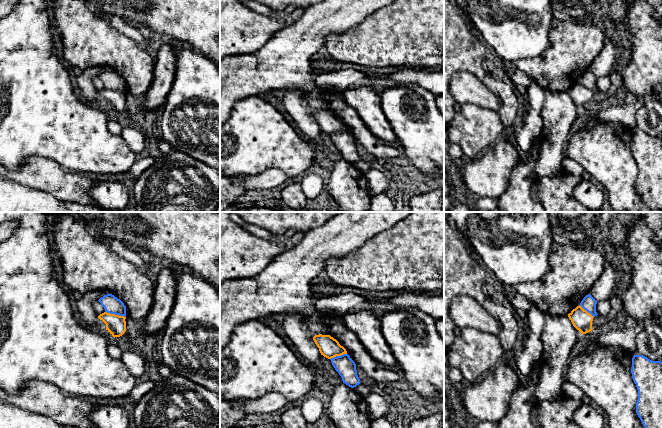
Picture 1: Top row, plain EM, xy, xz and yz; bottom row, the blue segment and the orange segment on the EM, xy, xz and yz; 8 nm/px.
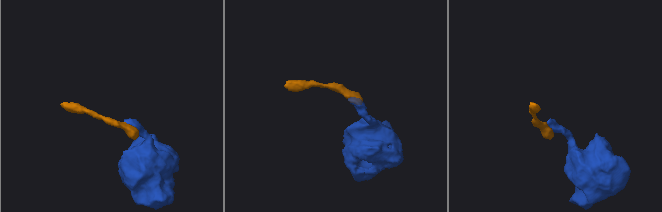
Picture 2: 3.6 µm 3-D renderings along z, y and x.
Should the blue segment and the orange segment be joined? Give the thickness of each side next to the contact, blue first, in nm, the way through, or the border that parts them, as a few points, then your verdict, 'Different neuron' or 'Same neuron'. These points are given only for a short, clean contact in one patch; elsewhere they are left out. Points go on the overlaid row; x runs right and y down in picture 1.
Thickness 140 nm (blue) against 160 nm. Boundary: xy (105, 311), (125, 317). Different neuron

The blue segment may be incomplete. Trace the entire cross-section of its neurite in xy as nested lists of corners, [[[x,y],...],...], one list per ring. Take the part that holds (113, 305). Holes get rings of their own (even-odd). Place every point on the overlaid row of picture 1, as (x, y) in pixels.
[[[104,295],[98,301],[104,307],[105,312],[126,317],[126,306],[114,295]]]

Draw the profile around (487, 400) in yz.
[[[500,362],[480,380],[468,385],[464,395],[467,412],[479,421],[498,423],[508,411],[519,382],[516,370]]]

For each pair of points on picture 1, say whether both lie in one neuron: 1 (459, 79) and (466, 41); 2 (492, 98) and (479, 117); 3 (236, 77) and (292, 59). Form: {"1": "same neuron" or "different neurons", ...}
{"1": "different neurons", "2": "different neurons", "3": "same neuron"}

